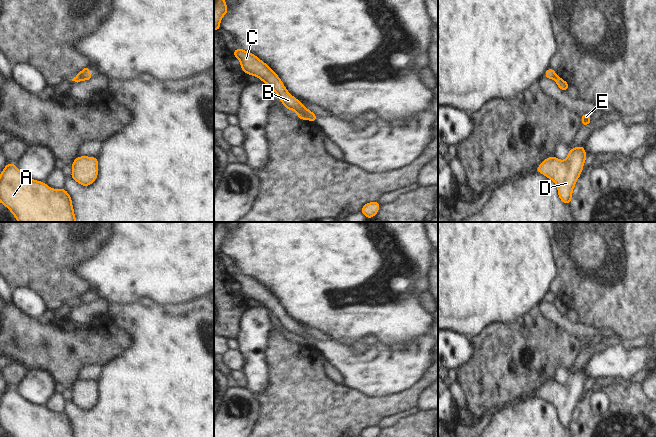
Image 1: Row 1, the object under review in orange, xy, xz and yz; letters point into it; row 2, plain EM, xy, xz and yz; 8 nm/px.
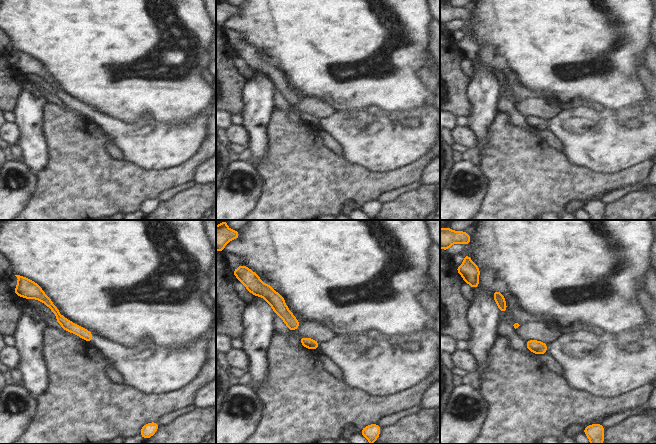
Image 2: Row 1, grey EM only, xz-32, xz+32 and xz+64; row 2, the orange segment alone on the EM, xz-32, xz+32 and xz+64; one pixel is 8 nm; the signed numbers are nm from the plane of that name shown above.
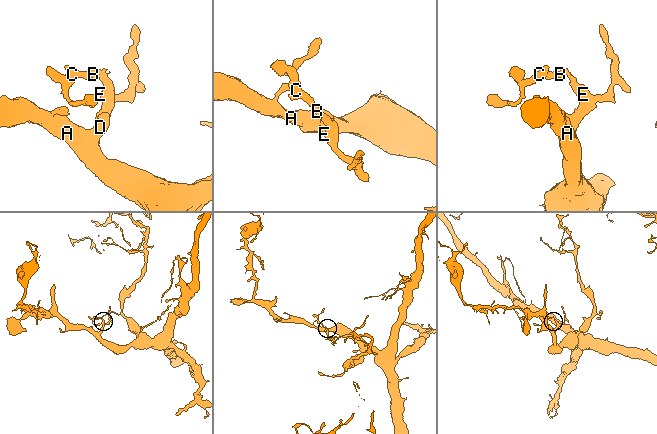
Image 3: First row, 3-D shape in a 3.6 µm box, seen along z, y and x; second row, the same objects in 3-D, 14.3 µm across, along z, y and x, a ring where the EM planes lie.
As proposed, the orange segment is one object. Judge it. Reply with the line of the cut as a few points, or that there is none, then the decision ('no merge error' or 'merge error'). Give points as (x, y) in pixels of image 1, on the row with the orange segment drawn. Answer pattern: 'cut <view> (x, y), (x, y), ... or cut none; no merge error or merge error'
cut yz (556, 75), (553, 78); merge error

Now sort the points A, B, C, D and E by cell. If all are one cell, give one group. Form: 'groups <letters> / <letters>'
groups A D E / B C

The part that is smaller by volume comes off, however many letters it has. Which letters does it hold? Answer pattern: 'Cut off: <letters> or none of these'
Cut off: B, C

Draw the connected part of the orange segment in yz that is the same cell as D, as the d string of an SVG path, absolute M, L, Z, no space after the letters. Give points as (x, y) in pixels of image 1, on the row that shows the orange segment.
M583 146L570 149L564 161L555 156L546 158L537 171L555 182L558 196L564 204L572 200L572 191L581 175L587 154Z

